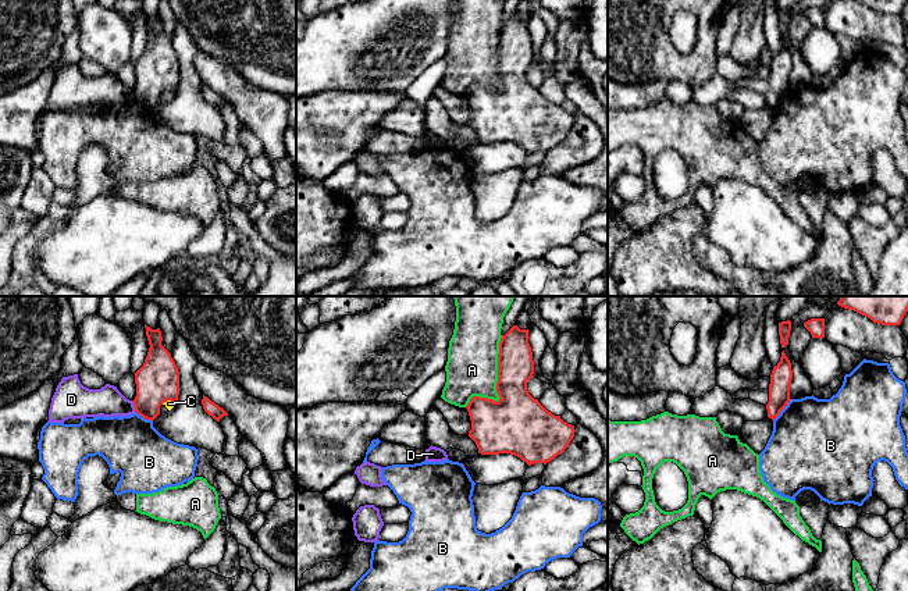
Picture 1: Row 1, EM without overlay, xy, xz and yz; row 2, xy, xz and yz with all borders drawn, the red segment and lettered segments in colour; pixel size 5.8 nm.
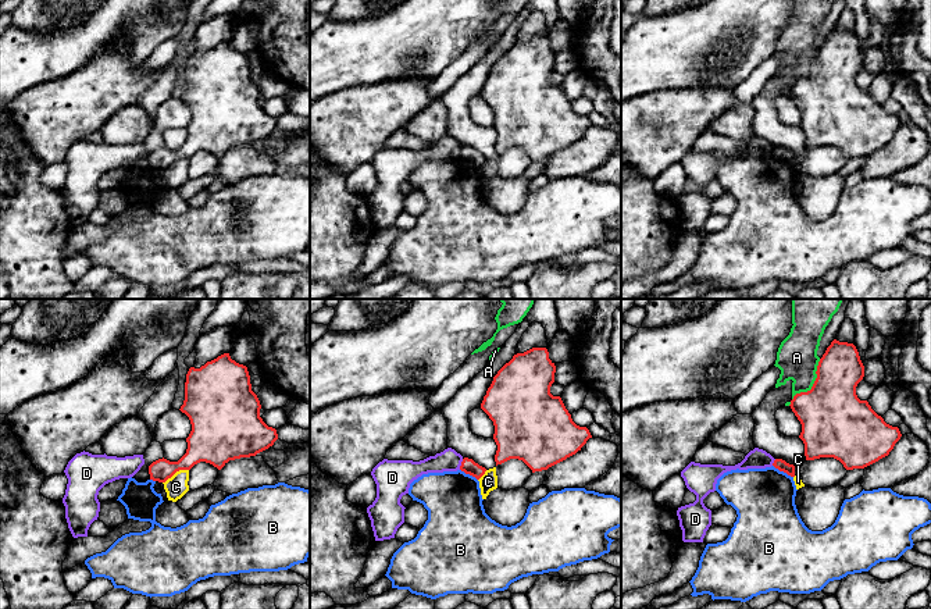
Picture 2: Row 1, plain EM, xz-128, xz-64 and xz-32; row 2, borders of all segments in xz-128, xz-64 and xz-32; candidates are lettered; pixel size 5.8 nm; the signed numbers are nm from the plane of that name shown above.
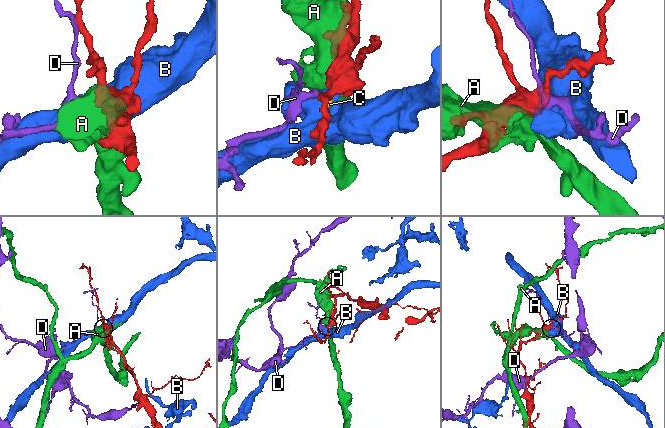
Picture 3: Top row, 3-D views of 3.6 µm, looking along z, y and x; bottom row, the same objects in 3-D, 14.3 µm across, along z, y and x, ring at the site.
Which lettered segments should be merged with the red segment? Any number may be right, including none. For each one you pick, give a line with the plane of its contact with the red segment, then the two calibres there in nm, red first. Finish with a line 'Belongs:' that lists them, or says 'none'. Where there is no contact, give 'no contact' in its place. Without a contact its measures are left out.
Belongs: none

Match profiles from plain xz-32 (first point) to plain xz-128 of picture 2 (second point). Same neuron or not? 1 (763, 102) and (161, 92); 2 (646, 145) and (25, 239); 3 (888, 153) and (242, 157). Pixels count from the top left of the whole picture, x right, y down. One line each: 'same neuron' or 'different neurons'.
1: same neuron
2: different neurons
3: same neuron

